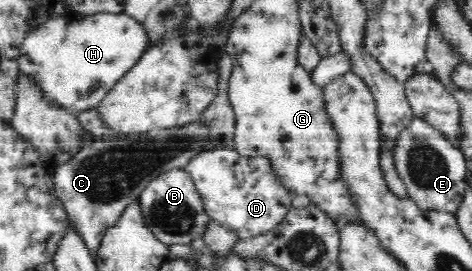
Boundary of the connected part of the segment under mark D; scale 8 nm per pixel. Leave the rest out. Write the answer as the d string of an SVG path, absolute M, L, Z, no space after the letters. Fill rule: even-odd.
M216 147L198 154L184 169L192 177L206 214L222 225L236 229L240 240L272 230L293 207L293 193L278 185L266 157L250 158L234 148Z

